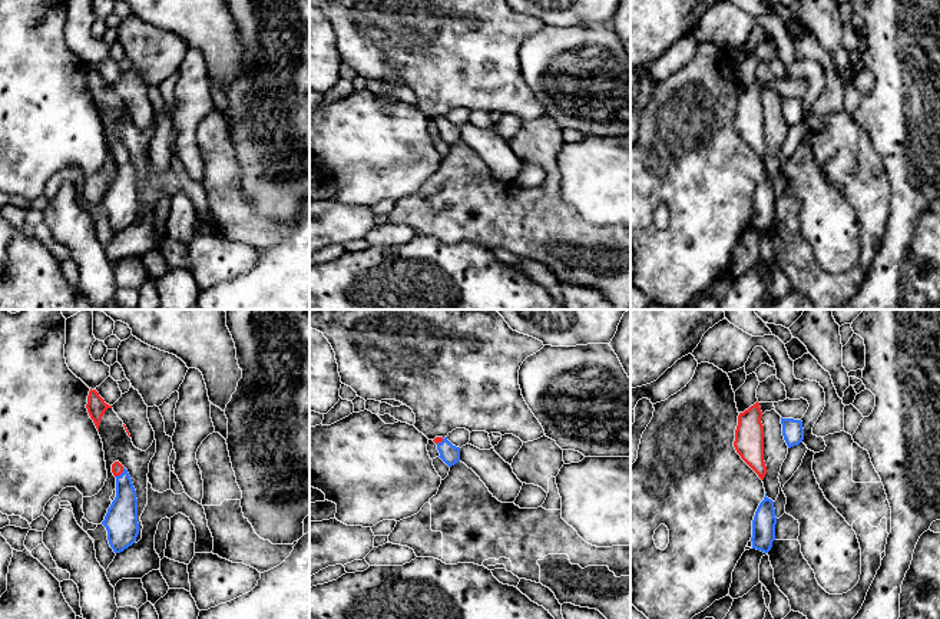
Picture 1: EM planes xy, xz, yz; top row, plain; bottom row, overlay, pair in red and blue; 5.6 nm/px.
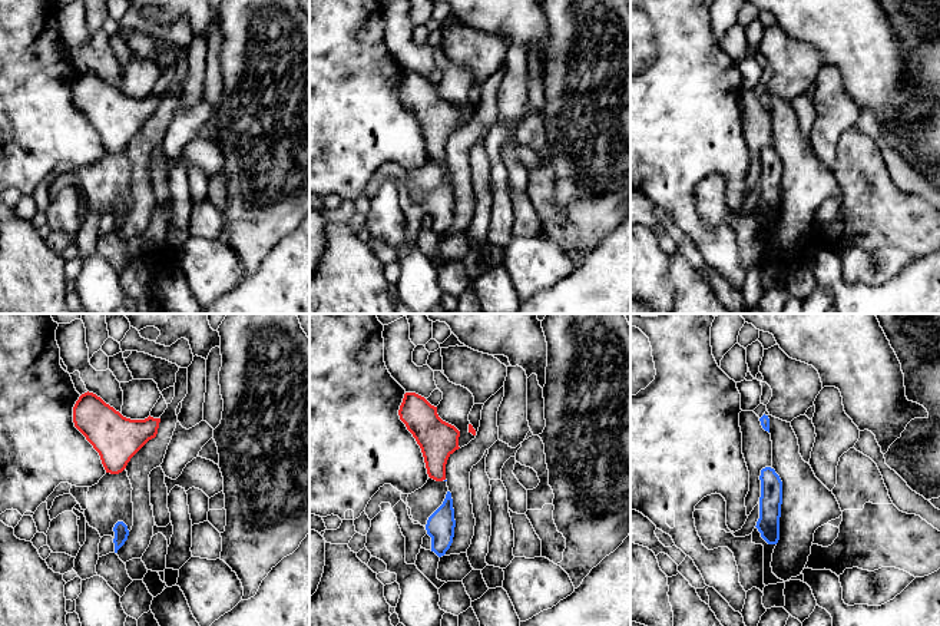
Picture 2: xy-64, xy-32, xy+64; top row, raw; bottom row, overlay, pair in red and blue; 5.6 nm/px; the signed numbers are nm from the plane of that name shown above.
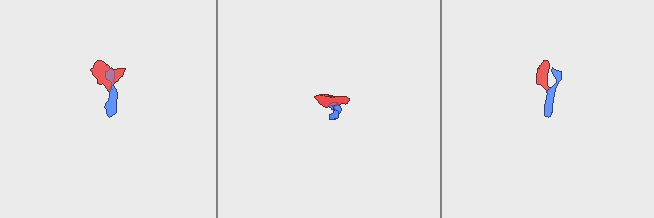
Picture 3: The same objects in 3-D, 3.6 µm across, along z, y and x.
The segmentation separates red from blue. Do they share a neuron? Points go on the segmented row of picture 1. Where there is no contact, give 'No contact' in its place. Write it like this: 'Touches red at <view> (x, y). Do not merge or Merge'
Touches red at xy (121, 473). Merge

